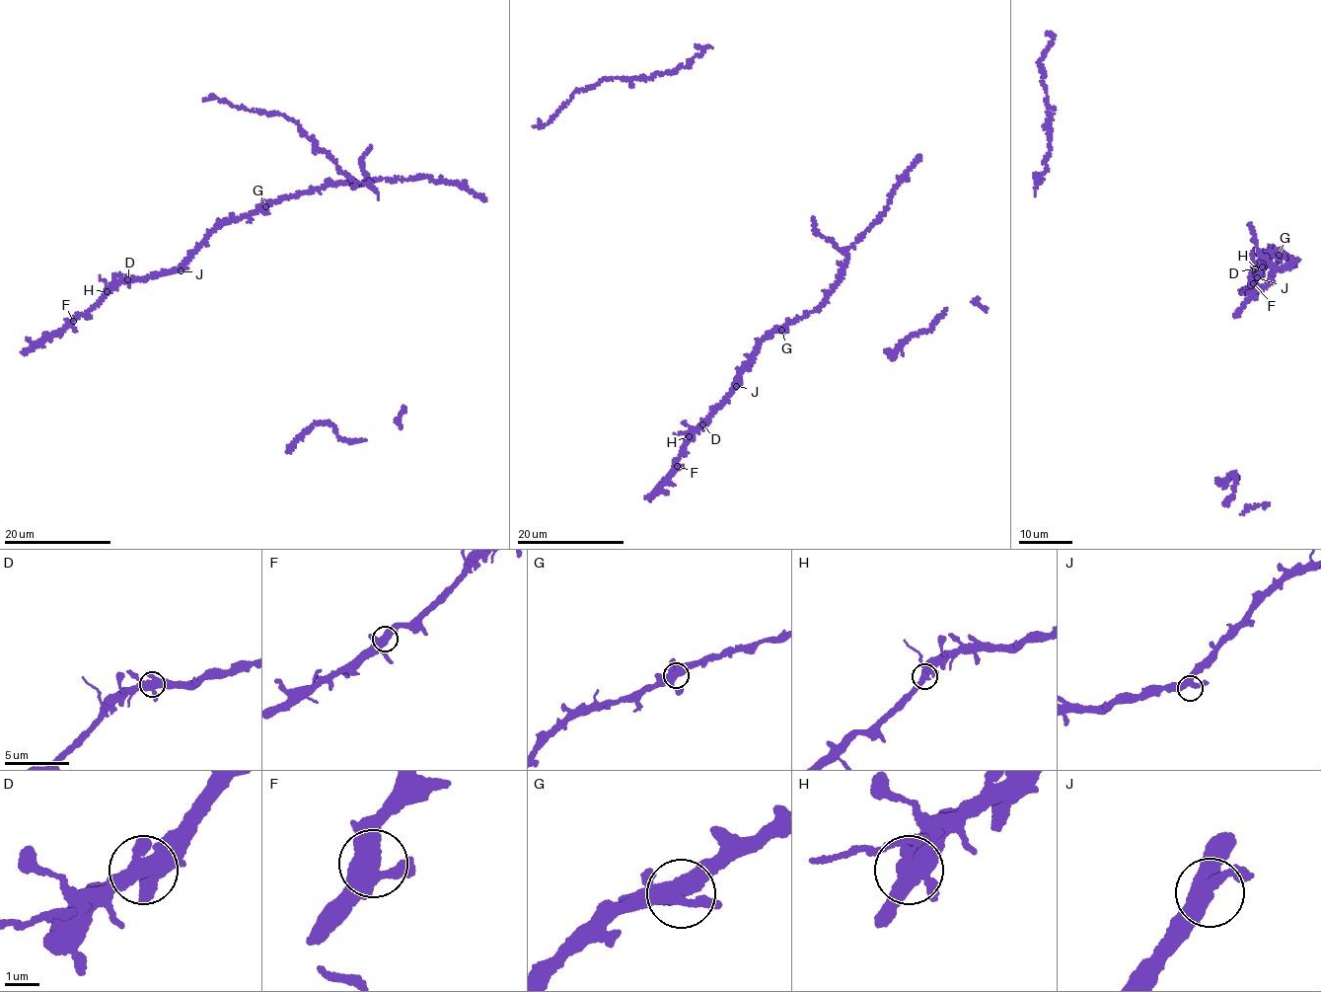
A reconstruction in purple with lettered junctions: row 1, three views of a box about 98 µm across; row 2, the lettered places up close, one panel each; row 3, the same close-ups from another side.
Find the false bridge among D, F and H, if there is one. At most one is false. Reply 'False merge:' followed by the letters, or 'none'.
False merge: none

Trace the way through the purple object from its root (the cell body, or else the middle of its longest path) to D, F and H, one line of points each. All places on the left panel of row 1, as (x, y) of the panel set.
D: (349, 182), (330, 183), (262, 205), (213, 228), (186, 261), (175, 268), (144, 279), (127, 278)
F: (349, 182), (330, 183), (276, 199), (213, 228), (182, 265), (144, 279), (115, 283), (93, 307), (73, 321)
H: (349, 182), (330, 183), (262, 205), (213, 228), (186, 261), (175, 268), (115, 283), (107, 291)

